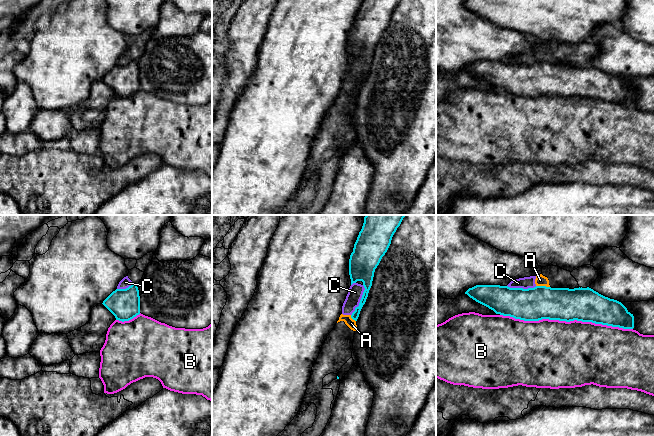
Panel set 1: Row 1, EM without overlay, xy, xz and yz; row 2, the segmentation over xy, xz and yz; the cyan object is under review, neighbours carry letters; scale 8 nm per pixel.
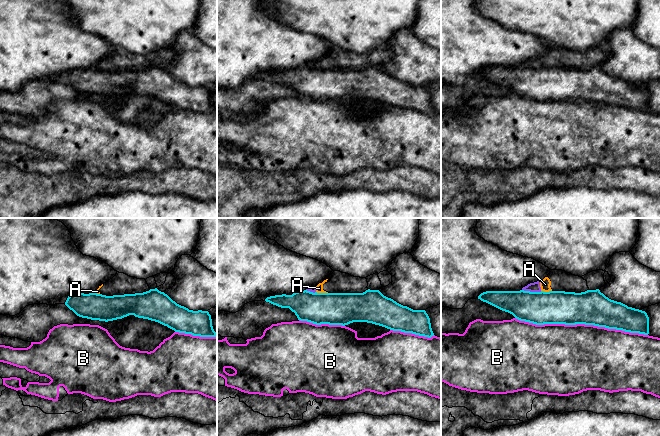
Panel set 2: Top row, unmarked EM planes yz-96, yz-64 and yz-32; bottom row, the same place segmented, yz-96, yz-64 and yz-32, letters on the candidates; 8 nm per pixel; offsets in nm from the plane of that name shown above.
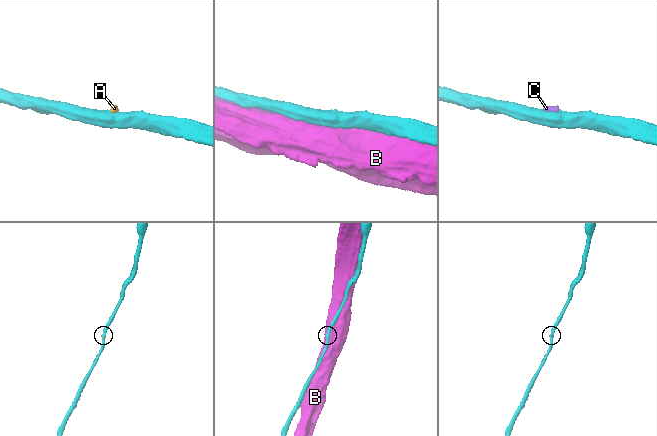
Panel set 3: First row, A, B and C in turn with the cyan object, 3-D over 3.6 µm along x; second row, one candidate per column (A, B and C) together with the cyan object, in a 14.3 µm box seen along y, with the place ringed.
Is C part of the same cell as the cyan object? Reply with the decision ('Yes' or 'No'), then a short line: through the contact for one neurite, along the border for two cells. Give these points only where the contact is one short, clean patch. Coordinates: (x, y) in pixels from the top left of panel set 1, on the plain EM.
No. Line: xz (363, 61), (362, 73), (351, 91)

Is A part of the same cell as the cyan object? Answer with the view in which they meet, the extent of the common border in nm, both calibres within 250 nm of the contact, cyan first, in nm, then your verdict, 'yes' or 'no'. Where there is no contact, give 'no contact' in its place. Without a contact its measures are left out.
yz | 110 nm | 280/90 nm | no

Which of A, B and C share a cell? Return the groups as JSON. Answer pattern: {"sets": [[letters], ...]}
{"sets": [["A", "C"], ["B"]]}

